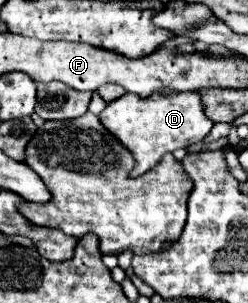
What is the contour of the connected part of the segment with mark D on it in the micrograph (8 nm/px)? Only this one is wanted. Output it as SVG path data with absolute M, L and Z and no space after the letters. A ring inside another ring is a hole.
M124 93L114 103L108 103L98 117L100 123L132 153L134 169L130 177L138 177L140 173L146 173L150 167L154 167L160 161L164 153L172 153L176 149L202 141L214 125L204 115L198 93L152 93L150 97ZM118 129L120 135L116 135Z

